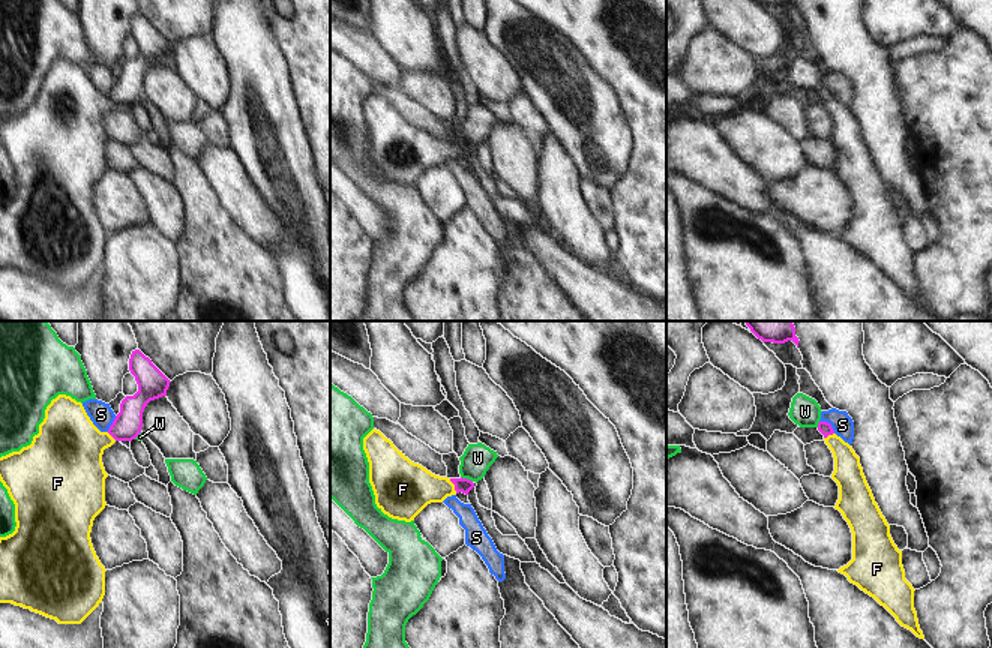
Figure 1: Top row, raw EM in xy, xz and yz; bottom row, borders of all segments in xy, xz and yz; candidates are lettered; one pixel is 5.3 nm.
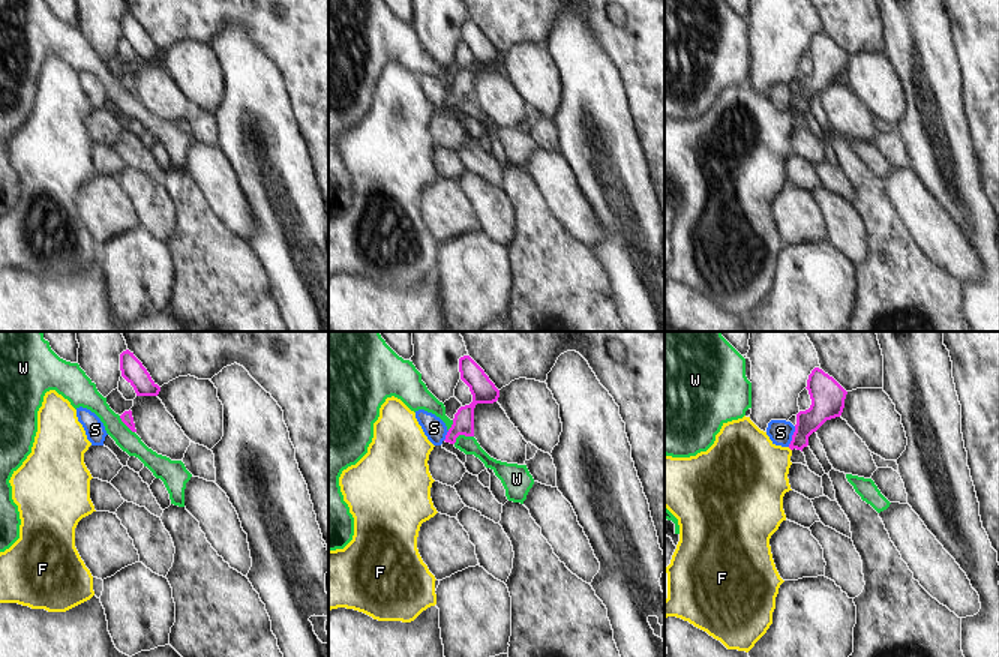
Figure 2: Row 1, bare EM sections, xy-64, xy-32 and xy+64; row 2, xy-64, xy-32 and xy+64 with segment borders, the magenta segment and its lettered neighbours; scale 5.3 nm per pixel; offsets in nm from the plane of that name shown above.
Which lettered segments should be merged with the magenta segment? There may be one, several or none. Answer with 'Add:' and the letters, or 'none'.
Add: F

